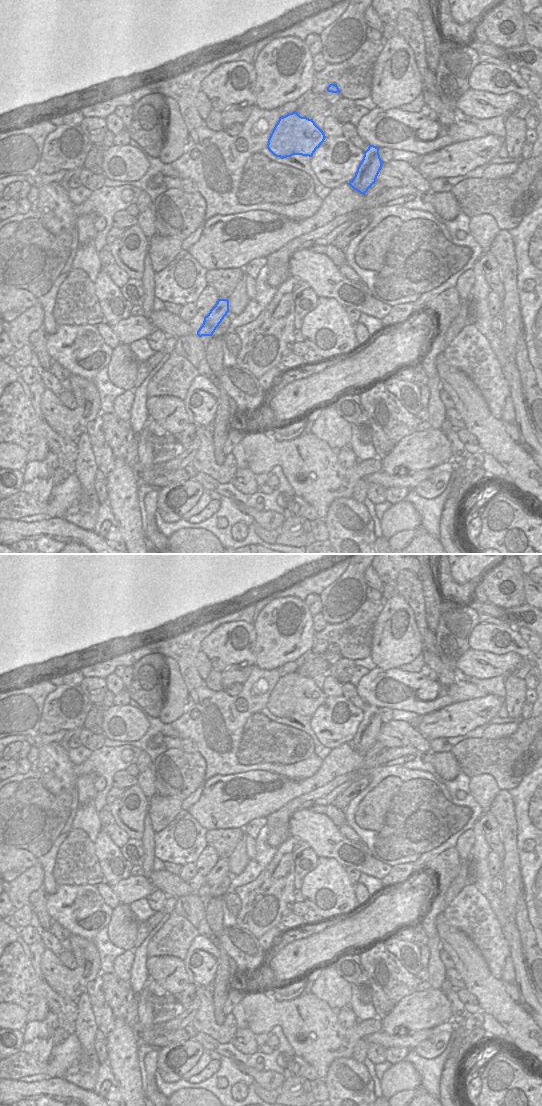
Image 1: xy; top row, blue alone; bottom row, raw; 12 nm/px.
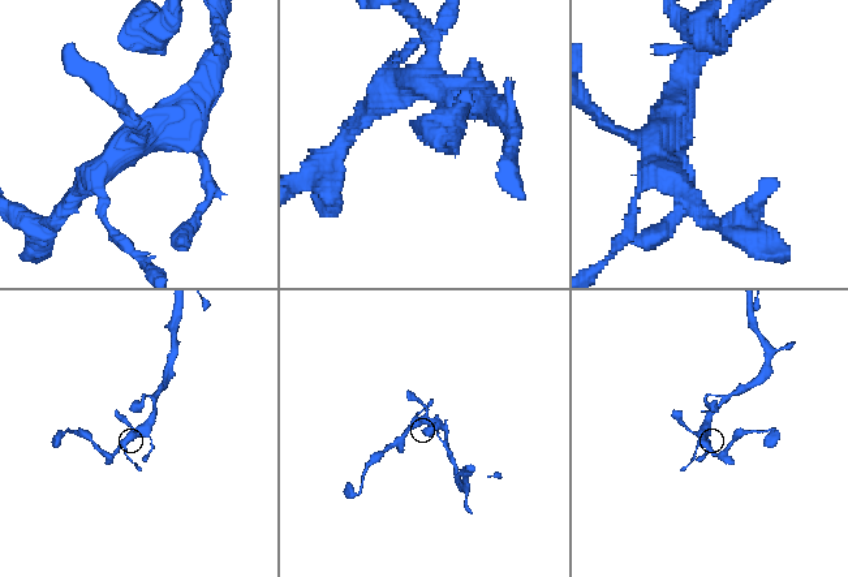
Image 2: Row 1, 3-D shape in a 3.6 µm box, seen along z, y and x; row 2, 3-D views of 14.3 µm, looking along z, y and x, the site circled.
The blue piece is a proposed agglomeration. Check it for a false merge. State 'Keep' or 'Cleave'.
Keep.

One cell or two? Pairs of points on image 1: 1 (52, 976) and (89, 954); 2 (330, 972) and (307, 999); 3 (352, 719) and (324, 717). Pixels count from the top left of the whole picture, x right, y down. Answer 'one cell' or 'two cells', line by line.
1: one cell
2: two cells
3: one cell

